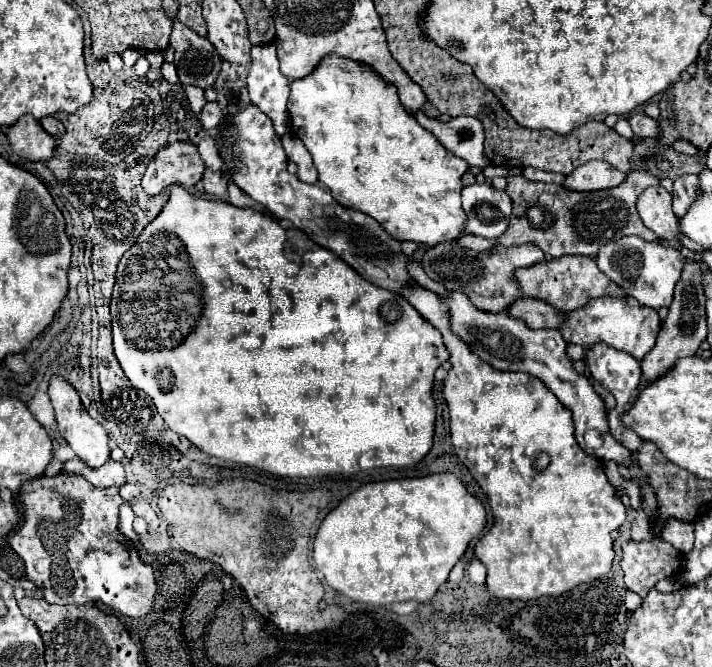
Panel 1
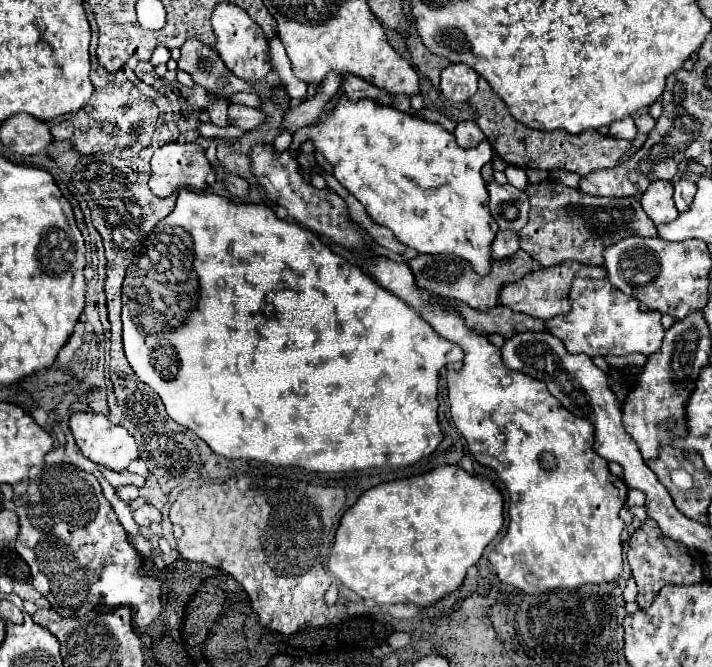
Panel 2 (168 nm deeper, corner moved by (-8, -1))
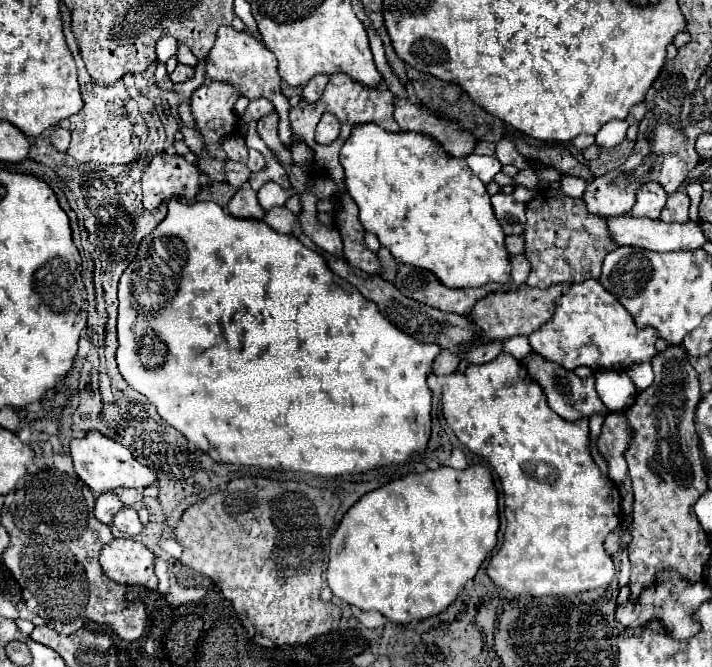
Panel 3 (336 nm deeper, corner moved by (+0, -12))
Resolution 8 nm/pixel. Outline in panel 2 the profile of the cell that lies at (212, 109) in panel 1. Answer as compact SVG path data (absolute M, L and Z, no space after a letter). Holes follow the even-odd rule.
M230 105L228 107L228 119L232 125L248 131L248 129L258 127L264 121L264 115L252 107L246 107L246 105Z

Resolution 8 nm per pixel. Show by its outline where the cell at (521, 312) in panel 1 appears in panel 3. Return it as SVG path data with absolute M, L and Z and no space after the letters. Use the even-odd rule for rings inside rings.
M324 252L324 258L330 266L330 270L348 280L350 284L354 284L362 296L366 296L368 300L372 300L378 308L380 308L380 314L390 320L398 330L402 330L404 334L420 340L420 342L430 342L430 344L438 344L440 348L448 348L450 352L456 352L456 348L464 342L472 342L472 338L478 334L478 330L474 328L474 324L470 322L470 318L466 316L458 316L458 314L446 314L442 310L436 310L436 308L430 308L426 304L420 304L416 300L410 300L406 296L402 296L390 282L386 282L382 276L370 276L362 270L356 270L356 268L350 268L350 264L346 264L344 258L338 258L338 256L332 256L332 254L326 254Z

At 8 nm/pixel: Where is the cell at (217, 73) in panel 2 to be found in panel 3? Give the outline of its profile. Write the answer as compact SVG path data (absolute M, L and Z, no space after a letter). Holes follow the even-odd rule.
M178 64L178 66L176 66L176 70L170 74L170 80L172 80L174 84L180 84L180 82L186 82L186 80L190 80L192 76L194 76L194 68L192 68L192 66Z

